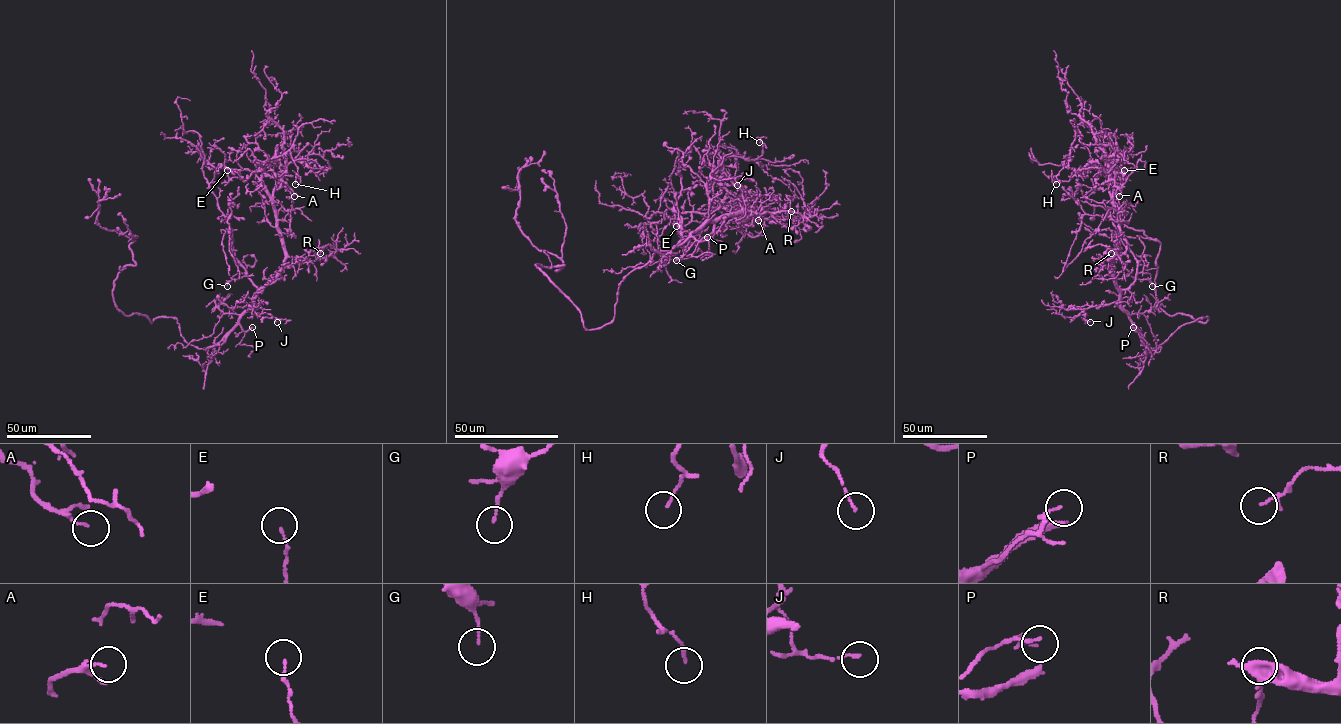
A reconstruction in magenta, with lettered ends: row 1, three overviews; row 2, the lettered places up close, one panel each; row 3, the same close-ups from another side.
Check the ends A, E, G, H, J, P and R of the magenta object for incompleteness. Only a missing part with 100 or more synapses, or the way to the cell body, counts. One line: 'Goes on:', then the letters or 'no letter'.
Goes on: P

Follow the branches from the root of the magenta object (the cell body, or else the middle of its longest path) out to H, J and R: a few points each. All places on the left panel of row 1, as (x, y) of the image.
H: (202, 348), (220, 340), (283, 264), (262, 179), (268, 162), (260, 164), (289, 150), (295, 184)
J: (202, 348), (215, 345), (252, 301), (255, 312), (271, 314), (277, 322)
R: (202, 348), (215, 345), (252, 305), (257, 294), (285, 267), (301, 262), (320, 250), (320, 253)

